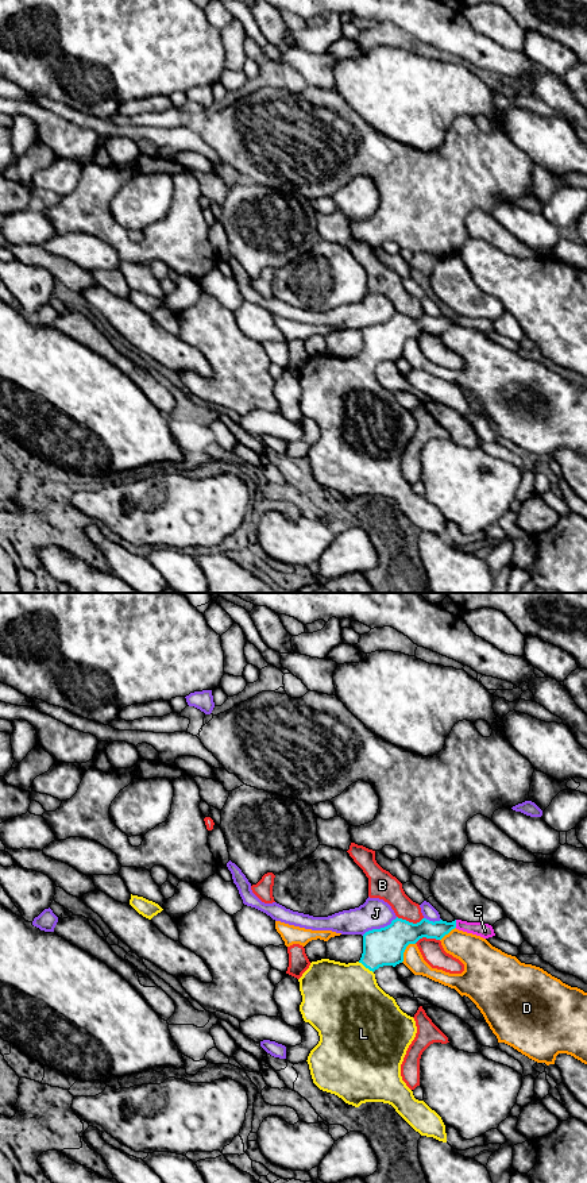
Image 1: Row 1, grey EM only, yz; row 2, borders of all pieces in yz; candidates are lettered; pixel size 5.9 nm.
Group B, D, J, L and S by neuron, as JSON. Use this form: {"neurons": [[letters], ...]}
{"neurons": [["B"], ["D"], ["J"], ["L"], ["S"]]}

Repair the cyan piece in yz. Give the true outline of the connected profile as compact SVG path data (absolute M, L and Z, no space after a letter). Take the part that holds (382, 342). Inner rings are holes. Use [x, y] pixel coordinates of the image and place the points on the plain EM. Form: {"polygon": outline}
{"polygon": "M397 312L390 320L363 330L363 348L359 357L312 357L298 374L302 390L300 406L304 416L320 431L306 455L313 478L355 502L366 497L389 498L421 531L443 537L447 537L447 528L441 512L424 496L416 494L401 471L401 459L417 428L416 416L378 381L374 366L402 358L409 339L416 339L422 332L441 335L455 323L456 315L433 317L422 313L413 319Z"}

